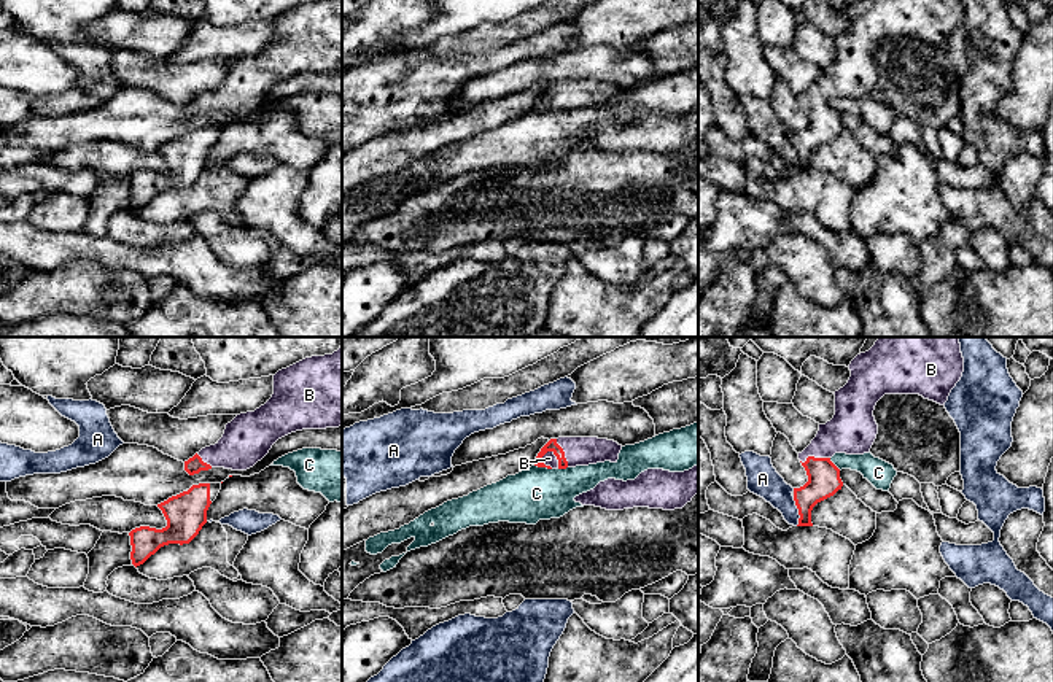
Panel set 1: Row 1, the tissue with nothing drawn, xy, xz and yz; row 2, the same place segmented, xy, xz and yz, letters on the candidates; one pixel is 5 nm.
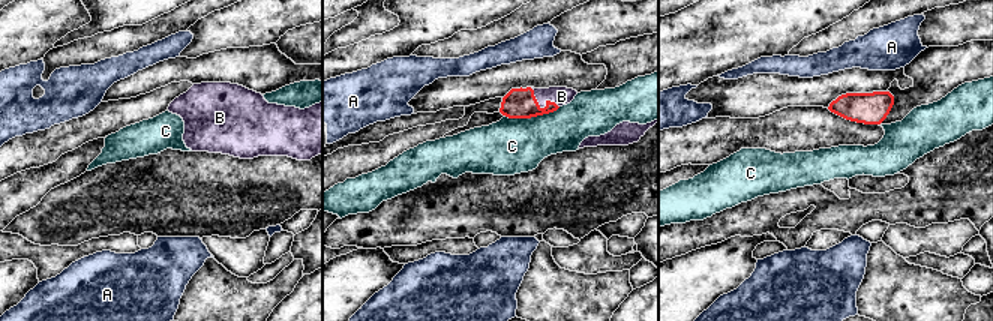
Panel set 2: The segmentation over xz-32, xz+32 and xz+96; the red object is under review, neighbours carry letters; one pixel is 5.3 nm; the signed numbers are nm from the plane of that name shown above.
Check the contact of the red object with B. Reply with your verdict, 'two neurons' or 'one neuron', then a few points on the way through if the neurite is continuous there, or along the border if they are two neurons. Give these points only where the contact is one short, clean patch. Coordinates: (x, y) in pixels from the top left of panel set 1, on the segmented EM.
one neuron; runs through xz (551, 445), (557, 458), (549, 458)

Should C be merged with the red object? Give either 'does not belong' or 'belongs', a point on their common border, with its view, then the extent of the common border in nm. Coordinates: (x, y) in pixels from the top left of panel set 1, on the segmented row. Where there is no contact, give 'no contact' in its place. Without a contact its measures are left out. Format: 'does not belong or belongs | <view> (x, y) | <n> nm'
does not belong | xz (543, 466) | 90 nm

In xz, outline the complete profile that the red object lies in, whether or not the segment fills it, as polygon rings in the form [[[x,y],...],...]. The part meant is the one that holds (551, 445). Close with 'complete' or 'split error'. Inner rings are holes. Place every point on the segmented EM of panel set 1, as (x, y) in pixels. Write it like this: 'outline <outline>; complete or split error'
outline [[[598,437],[550,439],[538,453],[534,466],[566,469],[596,463],[617,463],[622,445]]]; split error

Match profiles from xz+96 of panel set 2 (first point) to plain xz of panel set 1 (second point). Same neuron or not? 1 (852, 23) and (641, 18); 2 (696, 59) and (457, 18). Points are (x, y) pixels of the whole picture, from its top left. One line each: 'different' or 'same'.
1: different
2: same

